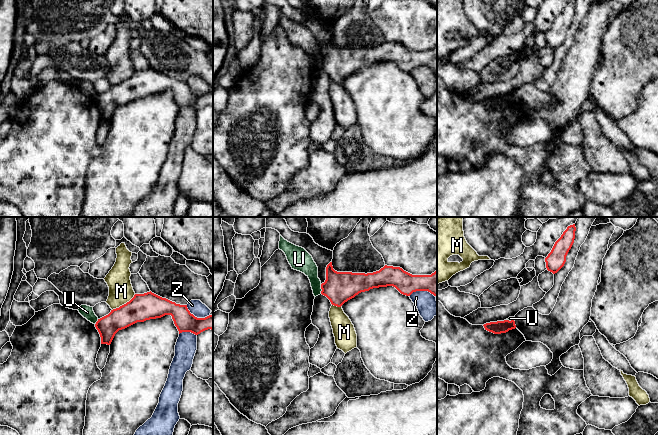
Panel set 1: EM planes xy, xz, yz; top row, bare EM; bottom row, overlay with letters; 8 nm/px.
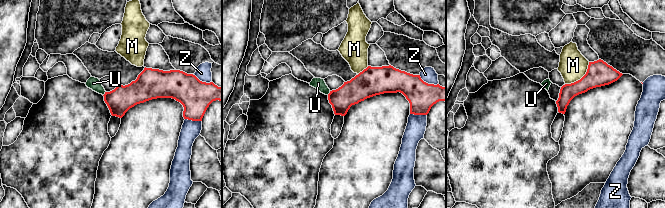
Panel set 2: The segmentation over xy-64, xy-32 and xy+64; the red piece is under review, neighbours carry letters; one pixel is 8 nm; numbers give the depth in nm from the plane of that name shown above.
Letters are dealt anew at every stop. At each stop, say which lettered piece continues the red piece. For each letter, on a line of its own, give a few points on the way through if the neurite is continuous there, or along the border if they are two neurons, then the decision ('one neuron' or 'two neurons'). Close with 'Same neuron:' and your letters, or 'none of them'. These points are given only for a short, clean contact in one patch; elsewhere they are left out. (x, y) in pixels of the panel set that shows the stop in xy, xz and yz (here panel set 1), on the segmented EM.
M: two neurons
U: along xz (320, 284), (321, 293) | two neurons
Z: two neurons
Same neuron: none of them

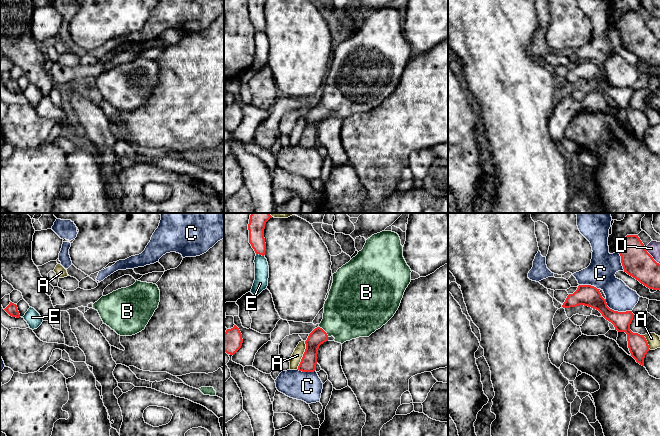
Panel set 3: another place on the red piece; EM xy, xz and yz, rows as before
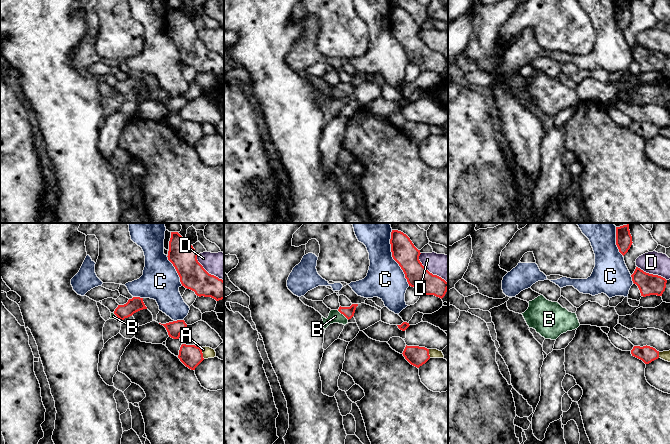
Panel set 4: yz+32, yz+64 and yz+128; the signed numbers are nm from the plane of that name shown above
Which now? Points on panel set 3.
A: two neurons
B: across xz (318, 336), (324, 331), (349, 313) | one neuron
C: two neurons
D: two neurons
E: two neurons
Same neuron: B

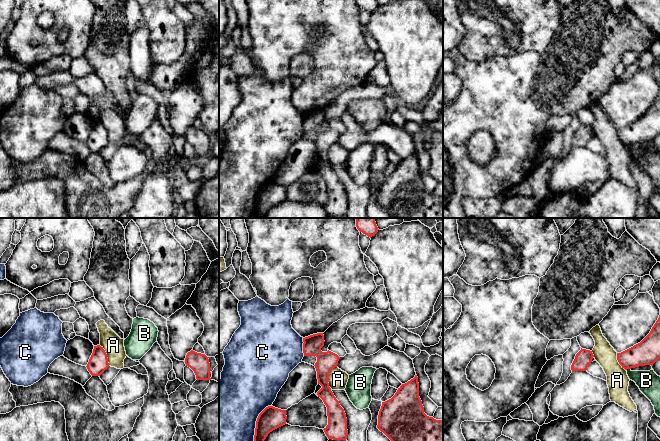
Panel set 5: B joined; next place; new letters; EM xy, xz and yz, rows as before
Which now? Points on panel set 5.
A: along xz (336, 366), (329, 373), (328, 386), (330, 388) | two neurons
B: two neurons
C: two neurons
Same neuron: none of them

